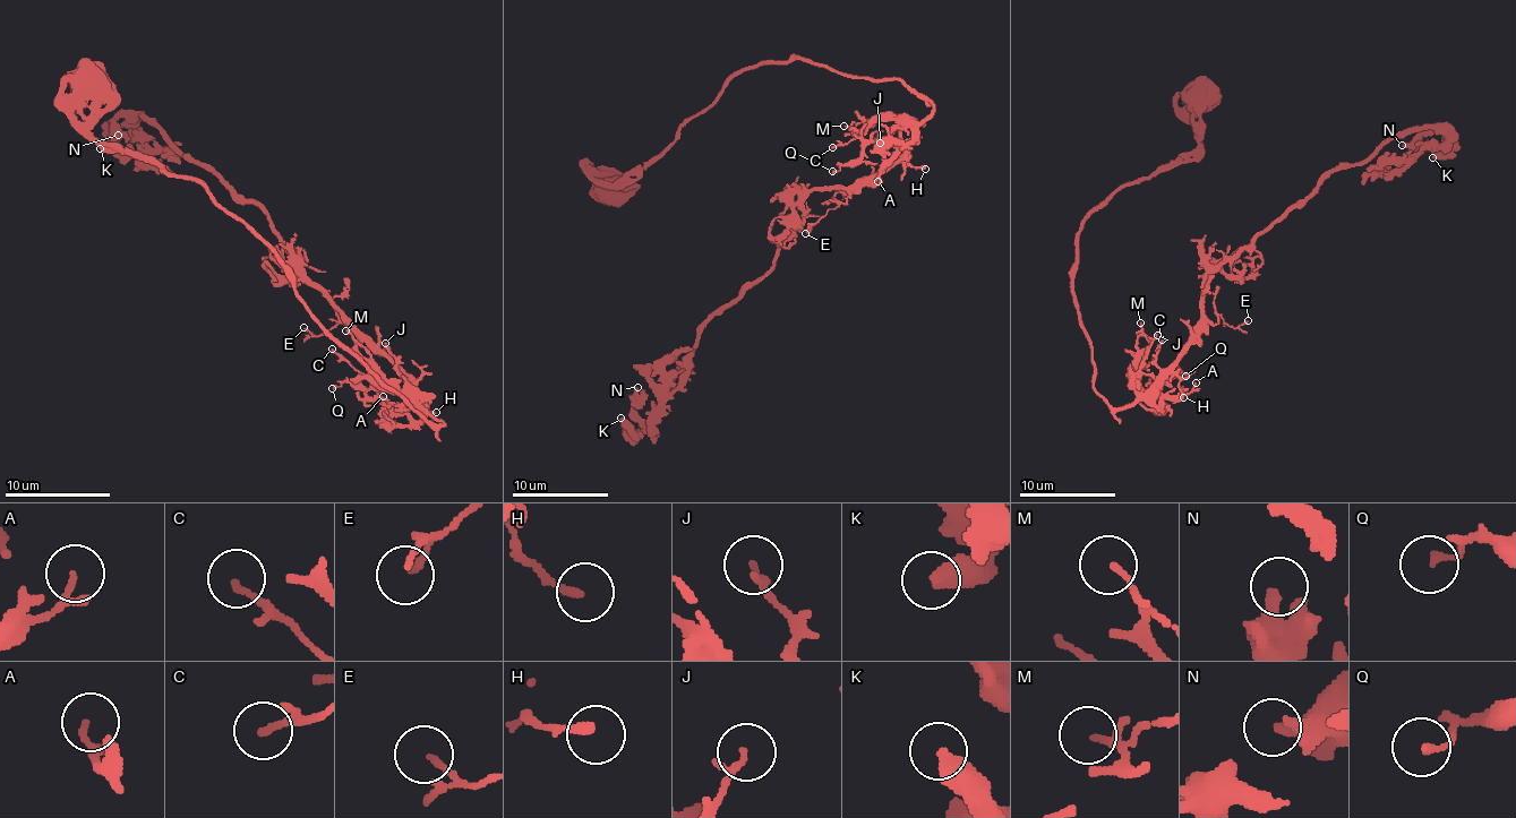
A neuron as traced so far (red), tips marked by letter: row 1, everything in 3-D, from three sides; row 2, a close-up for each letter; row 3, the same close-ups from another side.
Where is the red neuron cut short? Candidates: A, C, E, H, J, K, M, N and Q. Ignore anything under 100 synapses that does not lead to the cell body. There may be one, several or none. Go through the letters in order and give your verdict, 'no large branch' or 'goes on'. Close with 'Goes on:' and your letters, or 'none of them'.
A: no large branch
C: no large branch
E: no large branch
H: no large branch
J: no large branch
K: no large branch
M: no large branch
N: no large branch
Q: no large branch
Goes on: none of them

